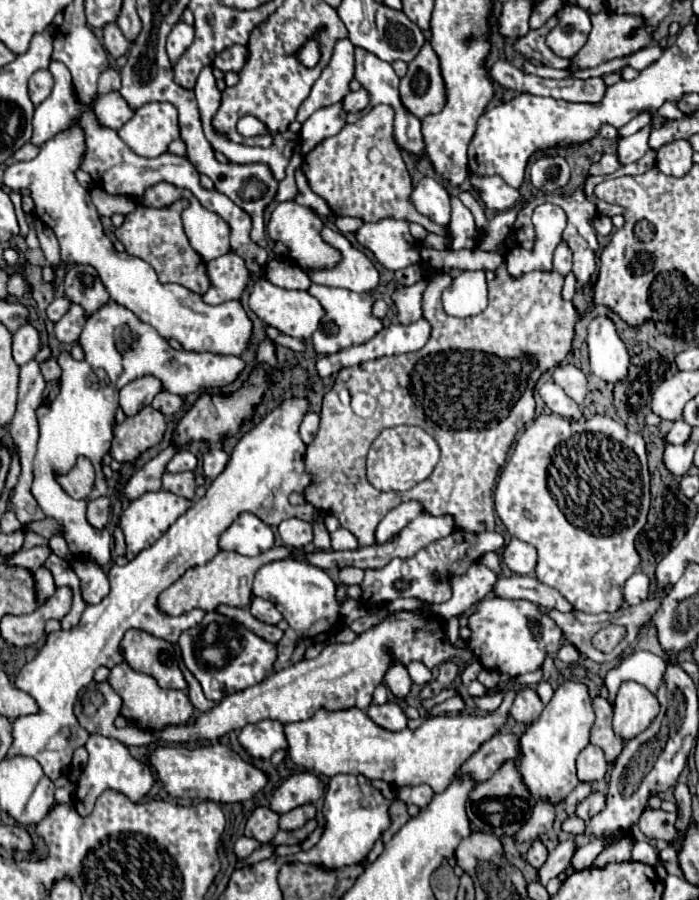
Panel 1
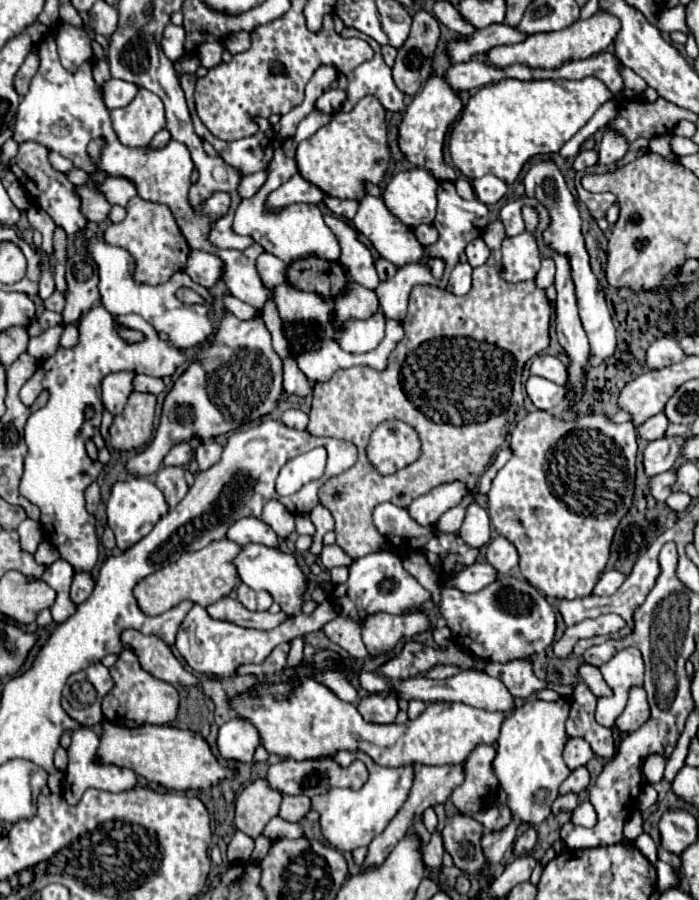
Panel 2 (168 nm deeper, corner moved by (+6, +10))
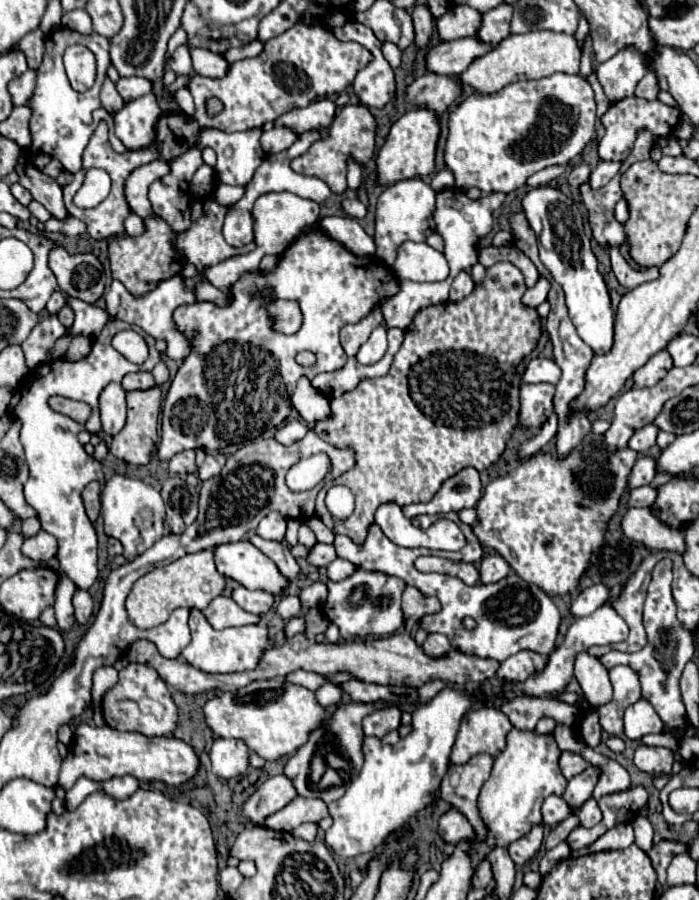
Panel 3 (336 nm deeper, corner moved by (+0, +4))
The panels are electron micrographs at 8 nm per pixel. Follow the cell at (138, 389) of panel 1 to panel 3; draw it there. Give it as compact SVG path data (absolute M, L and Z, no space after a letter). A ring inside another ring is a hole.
M109 383L99 397L101 407L101 423L103 433L117 435L127 419L127 391L121 387L121 383Z

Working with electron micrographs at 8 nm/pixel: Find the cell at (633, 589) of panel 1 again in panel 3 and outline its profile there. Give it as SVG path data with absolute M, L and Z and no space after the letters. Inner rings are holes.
M603 583L599 585L591 585L587 589L583 589L579 593L579 597L573 601L571 605L571 613L575 617L585 617L585 615L591 615L593 611L597 611L597 607L605 605L609 601L609 587L605 587Z

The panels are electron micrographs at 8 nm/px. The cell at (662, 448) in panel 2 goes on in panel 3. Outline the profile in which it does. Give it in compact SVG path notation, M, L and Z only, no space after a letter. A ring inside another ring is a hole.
M643 455L637 459L631 475L629 475L629 487L641 487L649 485L653 481L653 475L657 473L657 459L651 455Z

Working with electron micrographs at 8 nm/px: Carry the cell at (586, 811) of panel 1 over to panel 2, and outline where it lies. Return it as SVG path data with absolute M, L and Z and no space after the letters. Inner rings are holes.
M567 793L567 795L559 795L559 797L553 801L551 811L553 811L553 815L557 815L559 811L571 813L575 807L577 807L577 795L575 795L575 793Z

